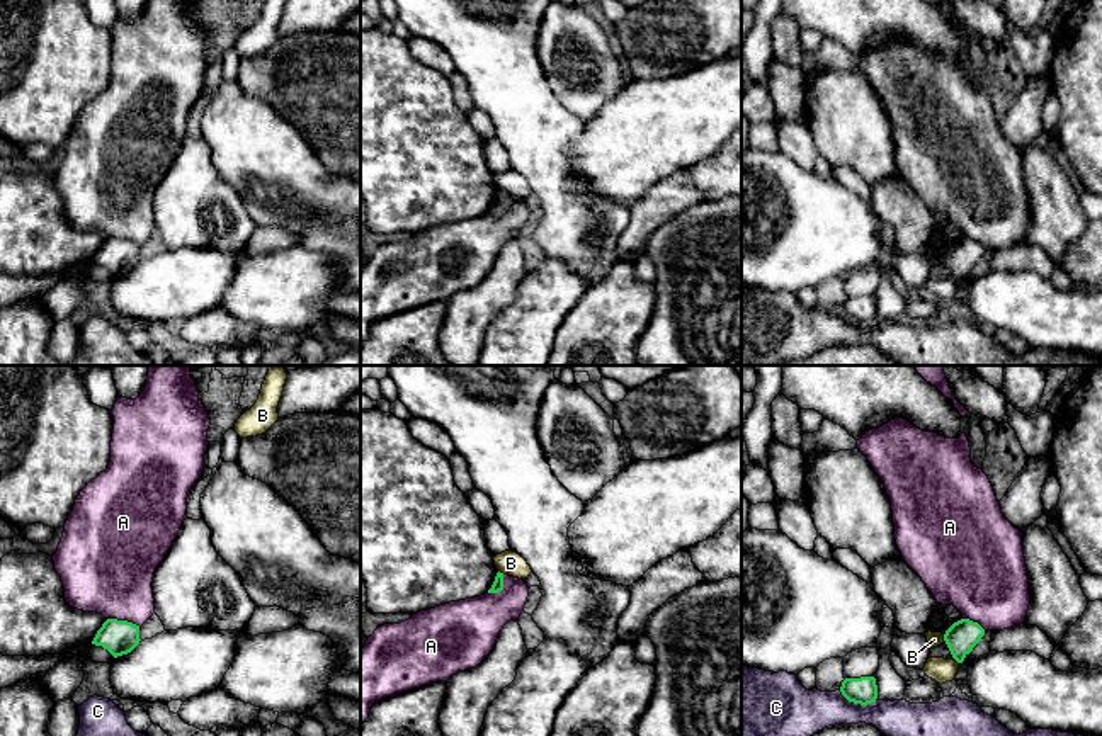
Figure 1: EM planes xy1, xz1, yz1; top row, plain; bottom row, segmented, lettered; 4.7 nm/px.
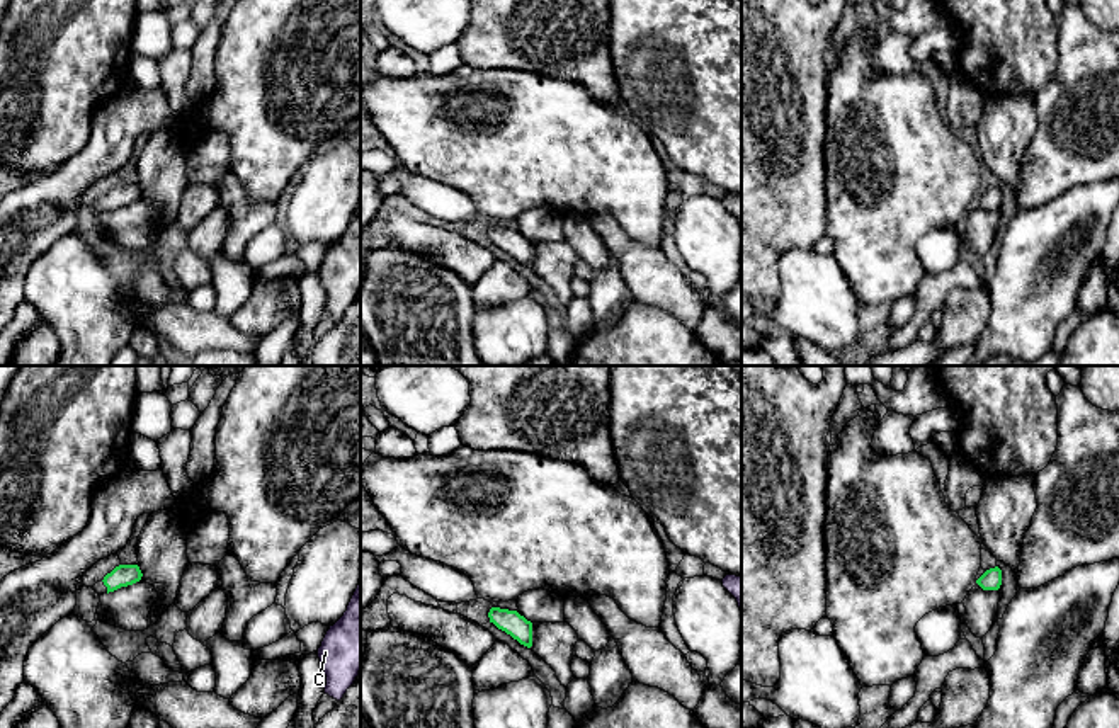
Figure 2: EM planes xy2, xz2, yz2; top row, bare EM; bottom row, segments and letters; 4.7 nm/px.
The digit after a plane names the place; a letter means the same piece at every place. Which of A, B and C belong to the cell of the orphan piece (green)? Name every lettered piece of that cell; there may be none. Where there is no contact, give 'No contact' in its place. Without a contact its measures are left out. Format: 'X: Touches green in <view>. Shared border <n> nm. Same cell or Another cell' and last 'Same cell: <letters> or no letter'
A: Touches green in xy1. Shared border 170 nm. Another cell
B: Touches green in yz1. Shared border 40 nm. Another cell
C: Touches green in yz1. Shared border 190 nm. Another cell
Same cell: no letter

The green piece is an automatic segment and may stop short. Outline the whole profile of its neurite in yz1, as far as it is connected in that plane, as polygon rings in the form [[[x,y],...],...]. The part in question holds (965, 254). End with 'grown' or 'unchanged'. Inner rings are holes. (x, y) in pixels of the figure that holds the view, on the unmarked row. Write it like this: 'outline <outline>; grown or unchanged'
outline [[[961,238],[946,250],[944,260],[952,277],[963,282],[983,255],[985,248],[978,241]]]; unchanged

